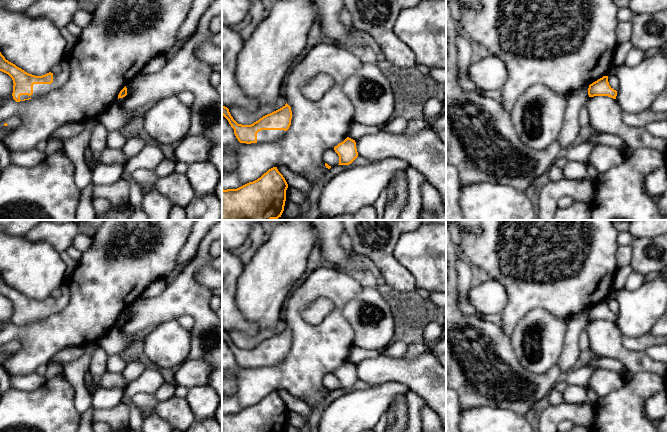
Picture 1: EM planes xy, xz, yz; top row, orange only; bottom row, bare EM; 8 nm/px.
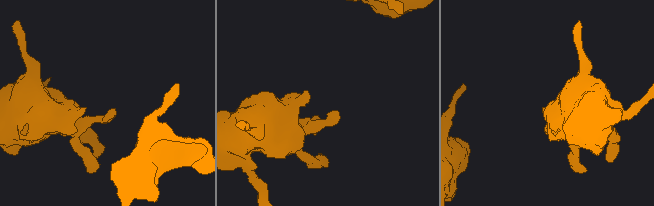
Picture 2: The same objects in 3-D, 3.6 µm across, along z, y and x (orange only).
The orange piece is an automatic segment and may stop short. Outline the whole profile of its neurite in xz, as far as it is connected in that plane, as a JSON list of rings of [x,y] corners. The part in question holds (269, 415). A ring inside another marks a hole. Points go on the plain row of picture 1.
[[[277,391],[237,413],[222,413],[222,432],[284,432],[288,408]]]

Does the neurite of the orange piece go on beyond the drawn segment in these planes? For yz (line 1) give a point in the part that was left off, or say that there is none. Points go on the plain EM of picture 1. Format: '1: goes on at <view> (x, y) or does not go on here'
1: does not go on here

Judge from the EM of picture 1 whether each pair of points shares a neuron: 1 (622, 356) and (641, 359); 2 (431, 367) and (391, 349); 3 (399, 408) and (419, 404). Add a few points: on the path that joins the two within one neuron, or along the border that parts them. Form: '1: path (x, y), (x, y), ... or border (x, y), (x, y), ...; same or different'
1: path (627, 357), (636, 359); same
2: border (381, 354), (387, 357), (404, 356); different
3: border (404, 394), (407, 400), (408, 421); different

